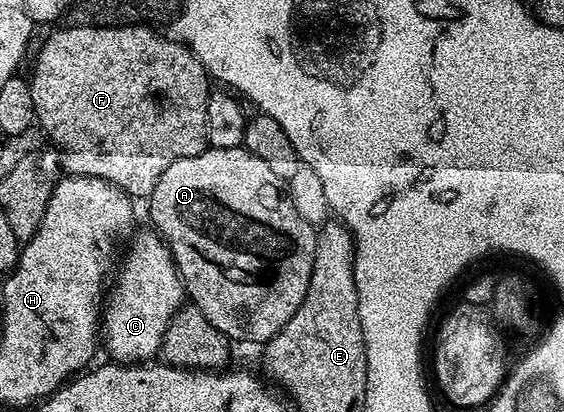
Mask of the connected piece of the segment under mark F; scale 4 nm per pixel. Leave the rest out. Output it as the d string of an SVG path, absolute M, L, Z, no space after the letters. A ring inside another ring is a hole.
M79 25L81 27L65 27L57 31L41 47L37 60L33 63L33 76L28 76L29 93L33 102L33 118L36 126L45 130L45 135L57 146L61 154L61 167L69 177L84 177L101 179L113 187L125 192L130 197L148 197L159 185L159 177L167 170L167 165L175 165L183 157L195 157L207 146L207 101L211 94L211 76L204 65L197 60L190 48L176 38L164 39L156 35L149 25L139 27L97 27L94 25Z

